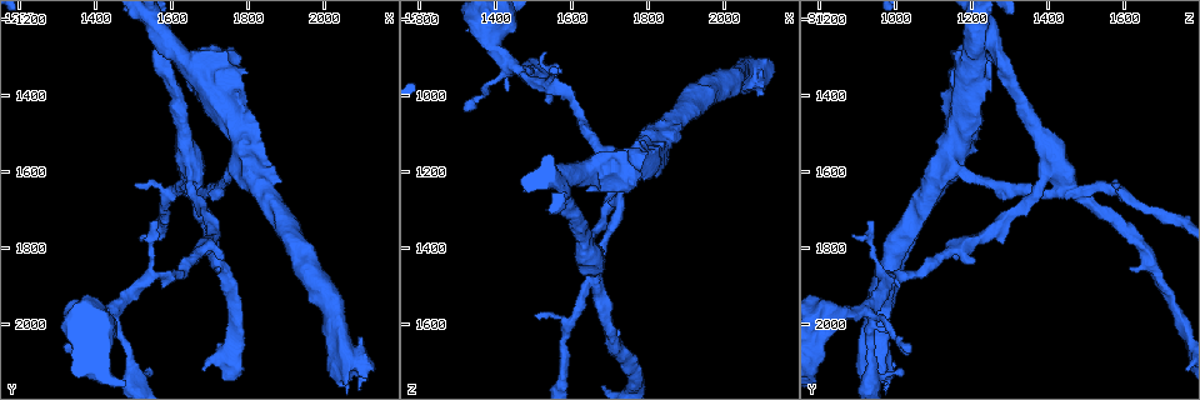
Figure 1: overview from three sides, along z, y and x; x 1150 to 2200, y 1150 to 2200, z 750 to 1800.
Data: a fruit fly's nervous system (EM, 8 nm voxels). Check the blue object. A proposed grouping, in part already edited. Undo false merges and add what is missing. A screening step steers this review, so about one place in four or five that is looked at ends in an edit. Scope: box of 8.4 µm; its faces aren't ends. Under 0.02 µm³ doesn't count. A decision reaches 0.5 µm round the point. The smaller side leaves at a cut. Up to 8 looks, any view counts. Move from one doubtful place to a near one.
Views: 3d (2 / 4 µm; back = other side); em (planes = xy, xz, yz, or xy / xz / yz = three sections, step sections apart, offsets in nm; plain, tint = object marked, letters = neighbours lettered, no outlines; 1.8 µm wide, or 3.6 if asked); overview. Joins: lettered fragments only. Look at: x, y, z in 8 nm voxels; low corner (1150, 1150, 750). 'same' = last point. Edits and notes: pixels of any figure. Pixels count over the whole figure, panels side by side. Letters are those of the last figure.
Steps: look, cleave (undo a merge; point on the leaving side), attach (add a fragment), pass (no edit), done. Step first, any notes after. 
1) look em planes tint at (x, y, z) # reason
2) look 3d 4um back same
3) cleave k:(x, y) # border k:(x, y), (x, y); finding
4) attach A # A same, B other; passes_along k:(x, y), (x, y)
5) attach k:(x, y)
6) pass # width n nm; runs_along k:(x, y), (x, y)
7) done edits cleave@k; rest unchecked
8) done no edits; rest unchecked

look em xz step 4 letters at (2085, 2100, 960) # thick turns thin

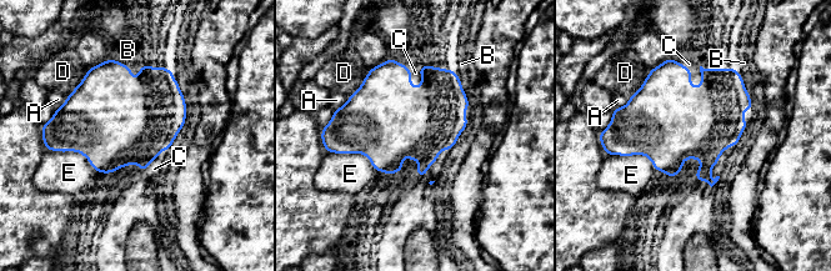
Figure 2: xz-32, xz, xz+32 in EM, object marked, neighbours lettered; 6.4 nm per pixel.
attach C # A other, B other, C same, D other, E other; passes_along 2:(385, 105), (410, 75), (415, 73); it goes on there

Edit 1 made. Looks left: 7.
look overview # see it whole again

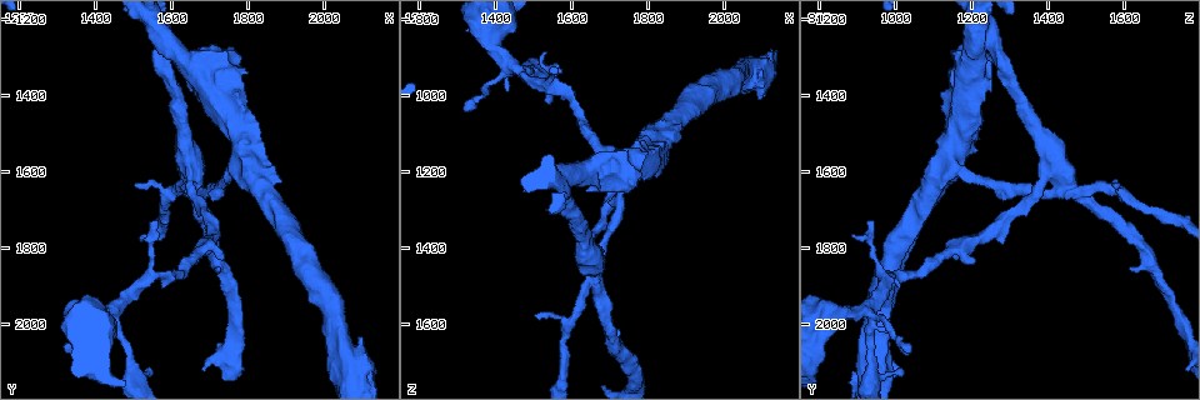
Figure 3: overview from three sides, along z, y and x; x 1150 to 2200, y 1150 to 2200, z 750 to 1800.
look em planes tint at (1425, 1970, 905) # small branch off a trunk

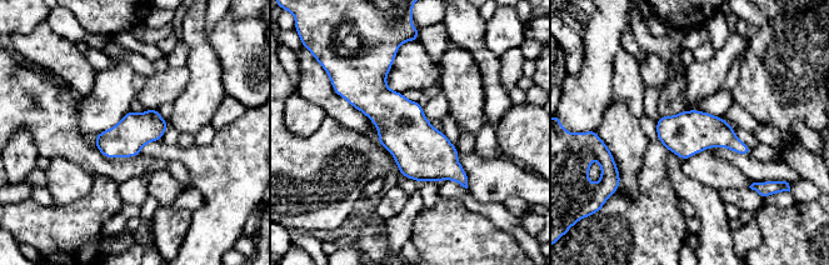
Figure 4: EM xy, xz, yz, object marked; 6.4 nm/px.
look em planes letters same # what lies round it

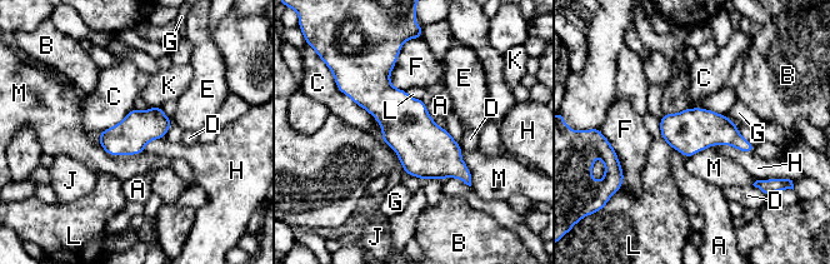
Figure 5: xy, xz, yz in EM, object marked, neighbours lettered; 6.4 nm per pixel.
pass # A other, B other, C other, D other, E other, F other, G other, H other, J other, K other, L other, M other; runs_along 5:(388, 61), (384, 96), (468, 180); all the same neuron

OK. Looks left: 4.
look em planes letters at (1500, 1635, 1580) # an open end

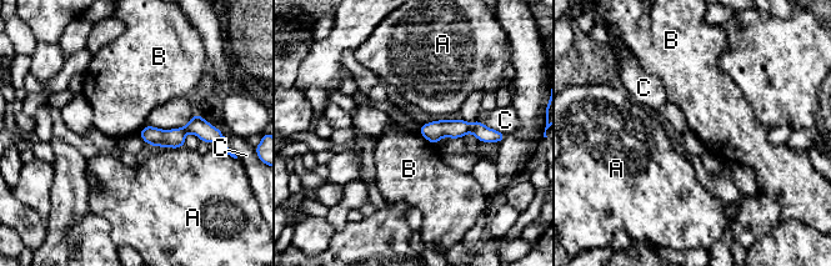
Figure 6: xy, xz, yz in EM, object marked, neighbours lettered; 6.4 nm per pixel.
pass # A other, B other, C other; runs_along 6:(422, 128), (477, 128), (489, 139); no lettered fragment goes on from it

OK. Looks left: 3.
done edits attach@2; rest unchecked

